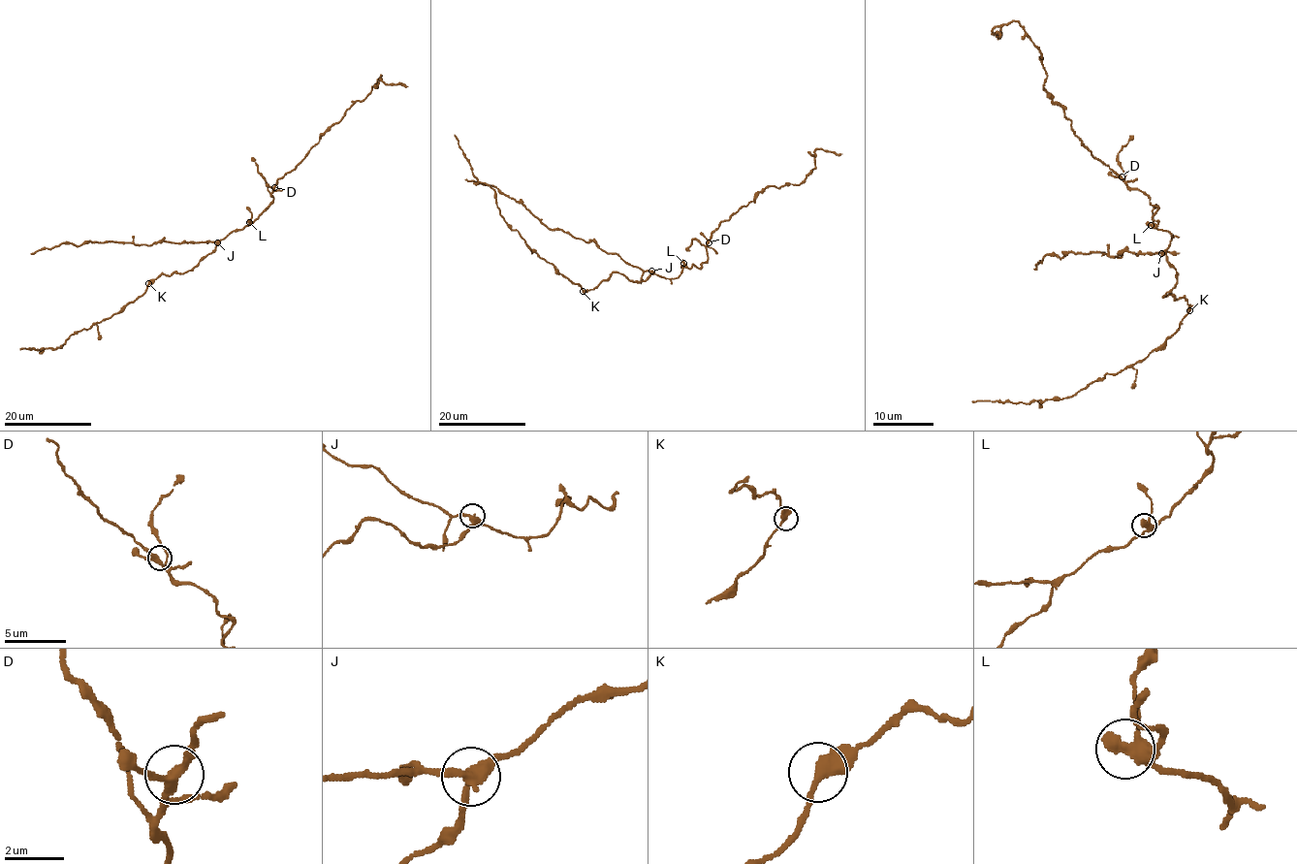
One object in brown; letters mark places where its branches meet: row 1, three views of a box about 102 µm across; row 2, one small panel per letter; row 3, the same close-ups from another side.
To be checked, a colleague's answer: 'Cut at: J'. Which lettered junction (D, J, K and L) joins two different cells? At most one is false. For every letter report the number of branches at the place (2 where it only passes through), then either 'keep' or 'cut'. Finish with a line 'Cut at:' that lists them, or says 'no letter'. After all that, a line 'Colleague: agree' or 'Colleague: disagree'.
D: branches 3; keep
J: branches 3; cut
K: branches 2; keep
L: branches 3; keep
Cut at: J
Colleague: agree

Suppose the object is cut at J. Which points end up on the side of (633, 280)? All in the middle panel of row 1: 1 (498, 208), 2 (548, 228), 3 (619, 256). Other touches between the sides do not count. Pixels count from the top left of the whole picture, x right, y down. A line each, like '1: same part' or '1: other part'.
1: same part
2: other part
3: other part

